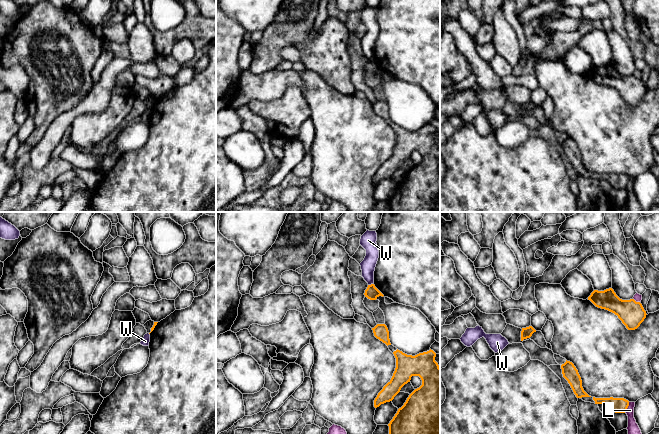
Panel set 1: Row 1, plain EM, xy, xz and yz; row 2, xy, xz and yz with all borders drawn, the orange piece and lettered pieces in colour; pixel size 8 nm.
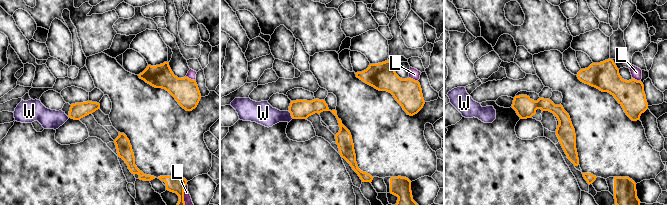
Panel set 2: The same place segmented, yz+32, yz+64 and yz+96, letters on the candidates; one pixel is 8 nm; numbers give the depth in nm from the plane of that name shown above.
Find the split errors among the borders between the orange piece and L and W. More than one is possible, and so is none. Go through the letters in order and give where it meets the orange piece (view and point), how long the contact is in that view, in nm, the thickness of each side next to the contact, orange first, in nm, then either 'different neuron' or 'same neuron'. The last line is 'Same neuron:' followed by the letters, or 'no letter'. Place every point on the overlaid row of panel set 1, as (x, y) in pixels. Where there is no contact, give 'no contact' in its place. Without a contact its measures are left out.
L: contact yz (627, 407); length 100 nm; calibres 130 and 90 nm; different neuron
W: contact xz (371, 284); length 50 nm; calibres 100 and 120 nm; different neuron
Same neuron: no letter

